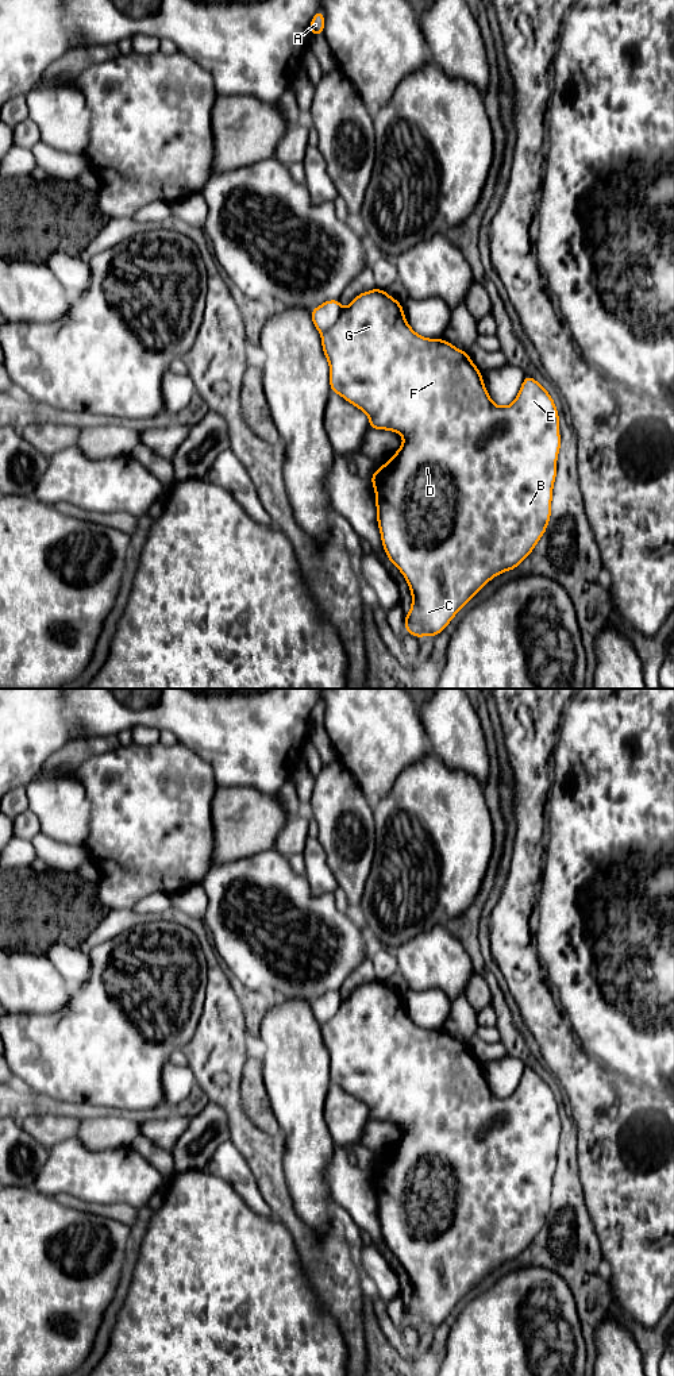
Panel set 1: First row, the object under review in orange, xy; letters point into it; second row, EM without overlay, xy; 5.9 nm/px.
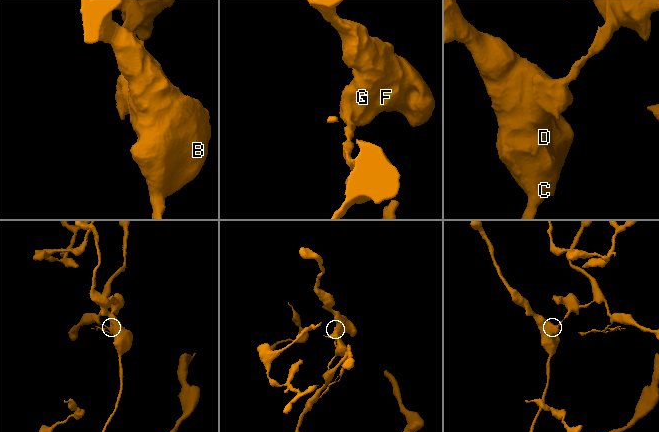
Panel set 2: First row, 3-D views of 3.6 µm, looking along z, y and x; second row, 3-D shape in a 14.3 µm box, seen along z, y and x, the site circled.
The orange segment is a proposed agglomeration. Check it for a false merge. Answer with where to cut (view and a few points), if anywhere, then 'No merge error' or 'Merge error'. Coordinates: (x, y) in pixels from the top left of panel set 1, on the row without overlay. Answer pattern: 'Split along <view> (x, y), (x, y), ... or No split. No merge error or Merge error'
No split. No merge error

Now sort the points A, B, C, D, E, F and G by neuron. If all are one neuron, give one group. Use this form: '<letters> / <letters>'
A B C D E F G

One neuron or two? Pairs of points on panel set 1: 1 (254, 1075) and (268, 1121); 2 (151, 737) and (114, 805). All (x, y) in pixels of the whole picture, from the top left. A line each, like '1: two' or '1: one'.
1: one
2: two

